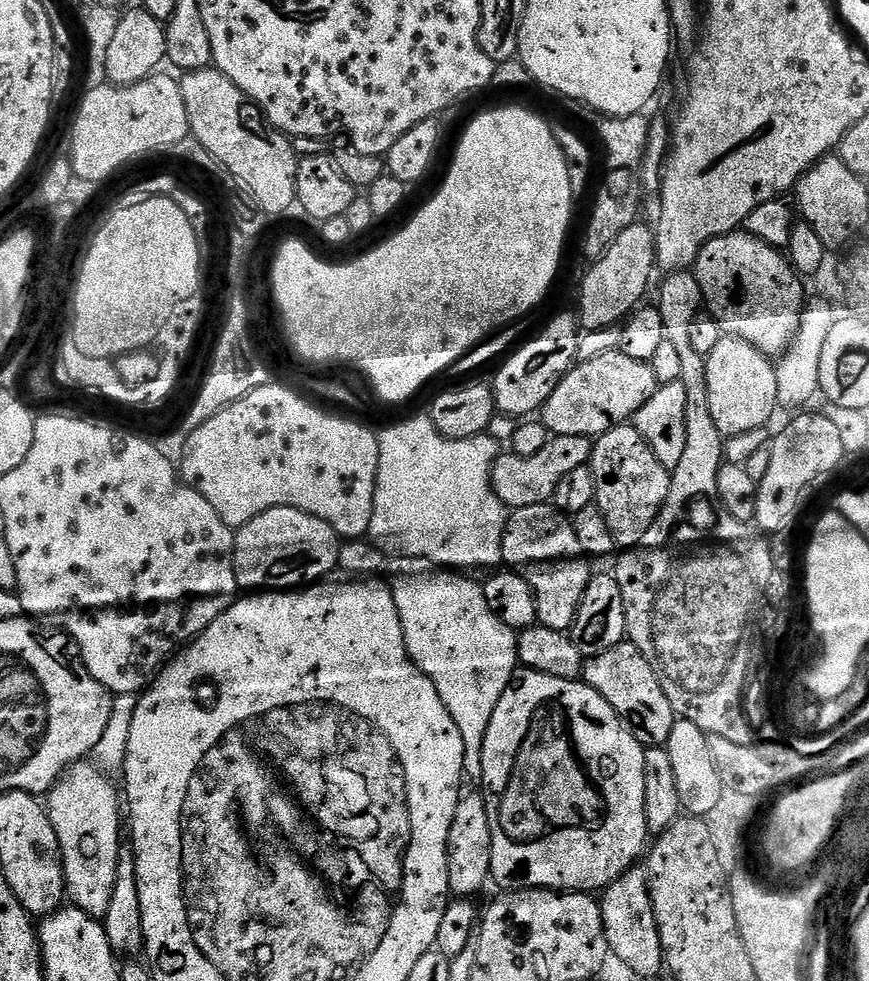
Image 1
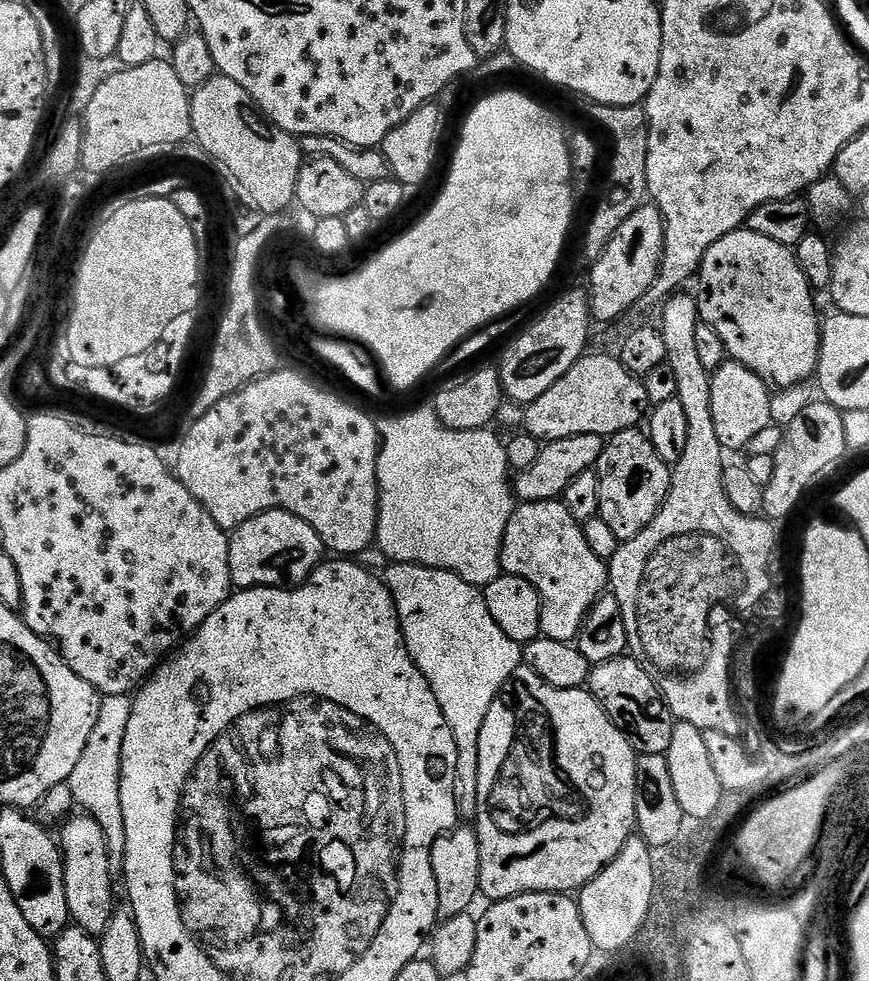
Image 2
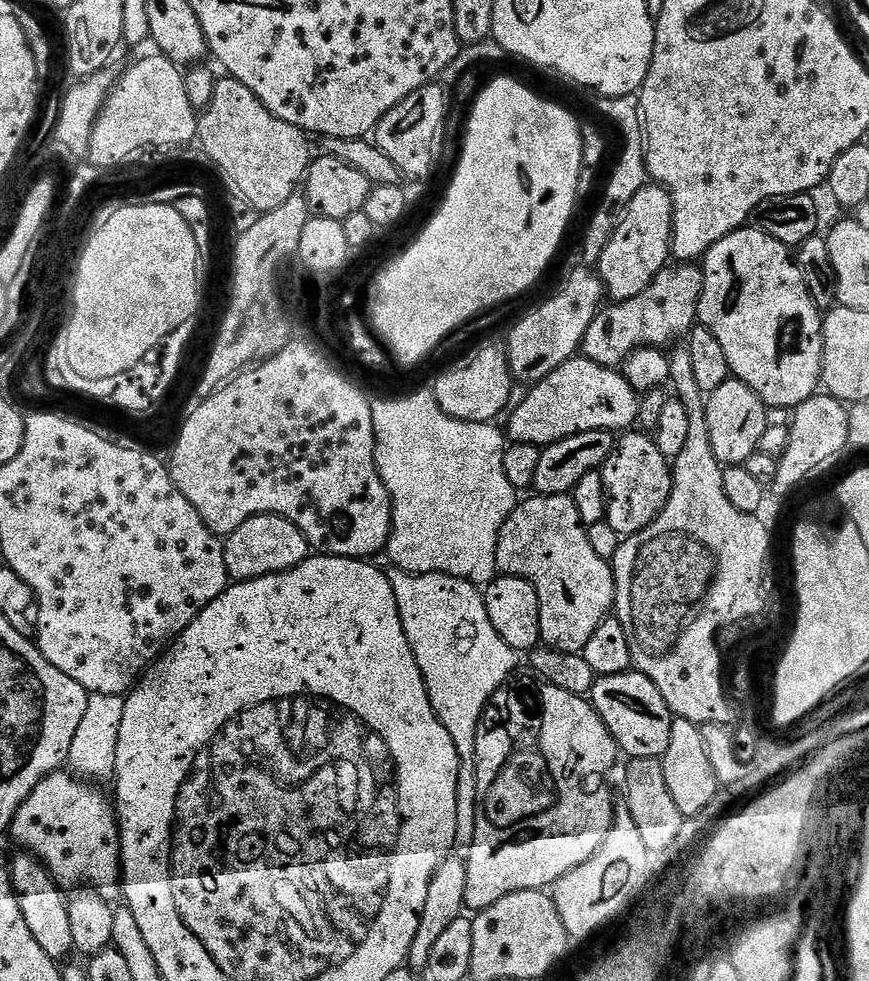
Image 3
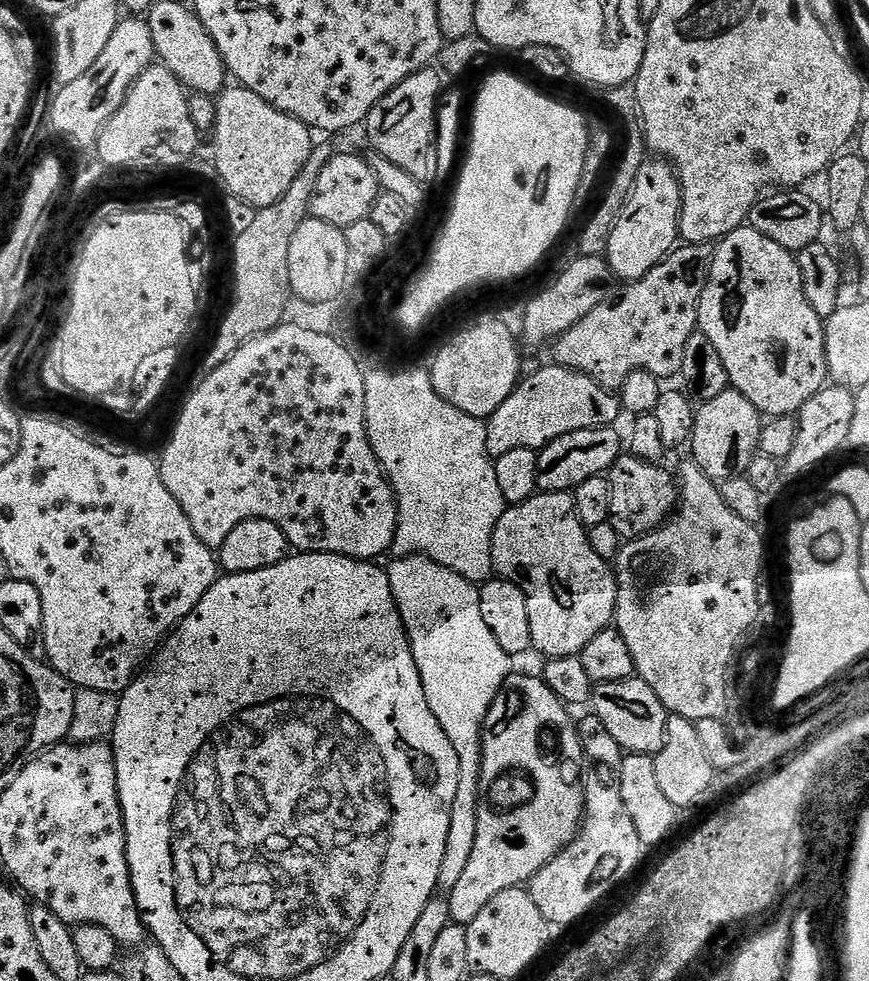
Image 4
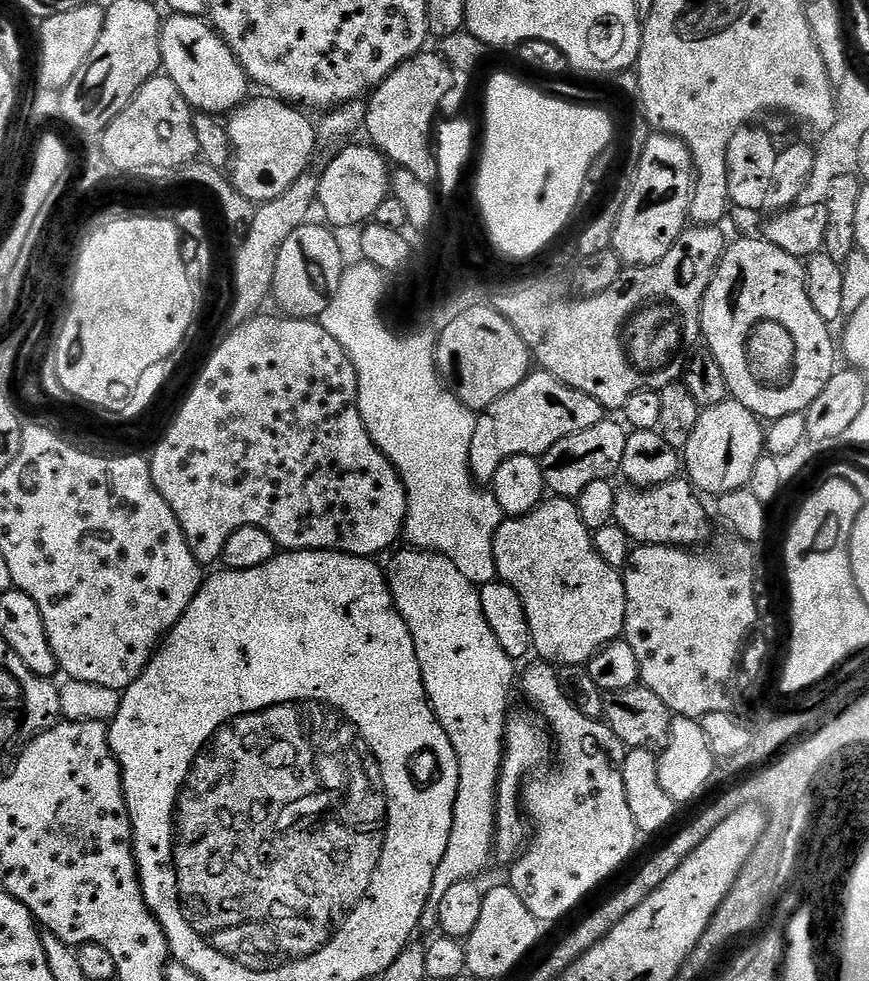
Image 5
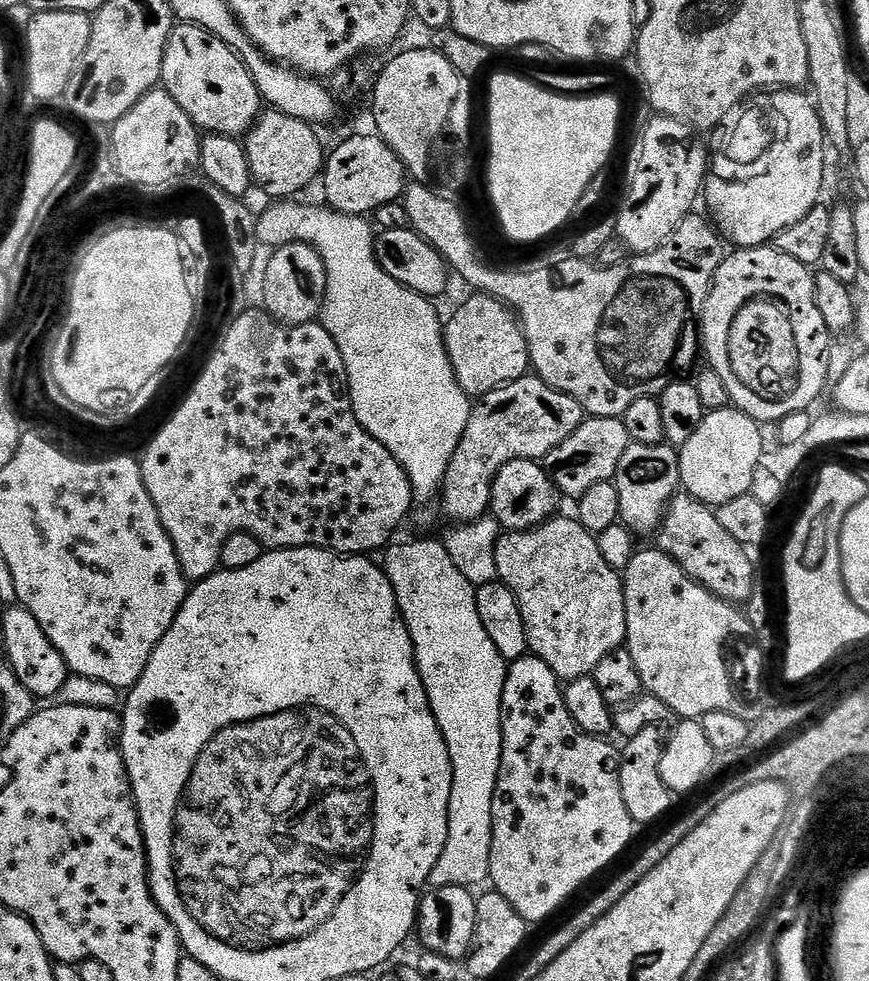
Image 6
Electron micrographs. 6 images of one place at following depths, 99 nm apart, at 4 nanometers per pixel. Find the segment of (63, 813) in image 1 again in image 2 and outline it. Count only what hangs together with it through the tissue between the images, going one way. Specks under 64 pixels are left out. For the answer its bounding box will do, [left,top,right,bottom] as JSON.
[58,815,114,938]

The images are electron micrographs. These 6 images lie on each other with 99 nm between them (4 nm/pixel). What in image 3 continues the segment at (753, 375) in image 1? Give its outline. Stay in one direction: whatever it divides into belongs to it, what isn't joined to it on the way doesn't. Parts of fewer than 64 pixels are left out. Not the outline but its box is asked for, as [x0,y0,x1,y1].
[704,378,768,466]

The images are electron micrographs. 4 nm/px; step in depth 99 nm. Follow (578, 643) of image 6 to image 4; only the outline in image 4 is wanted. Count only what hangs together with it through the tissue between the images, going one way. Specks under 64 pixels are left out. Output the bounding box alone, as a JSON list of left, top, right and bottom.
[492,491,616,658]

